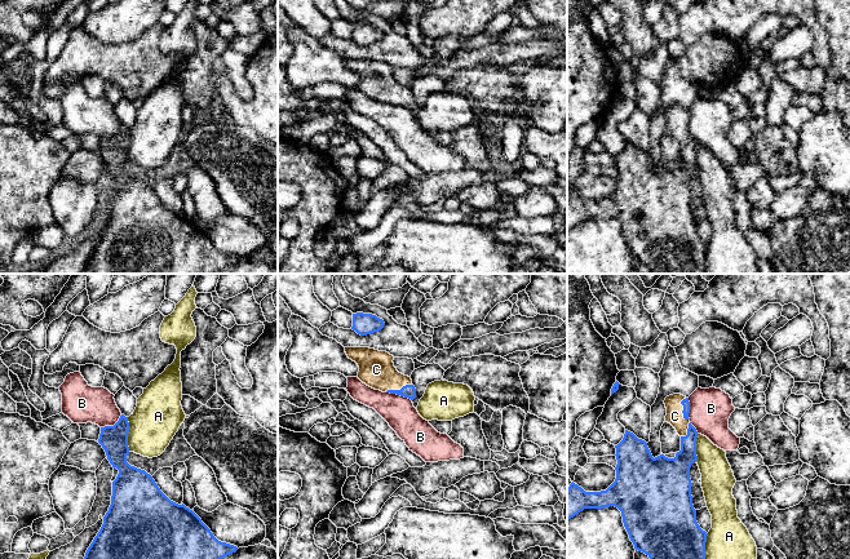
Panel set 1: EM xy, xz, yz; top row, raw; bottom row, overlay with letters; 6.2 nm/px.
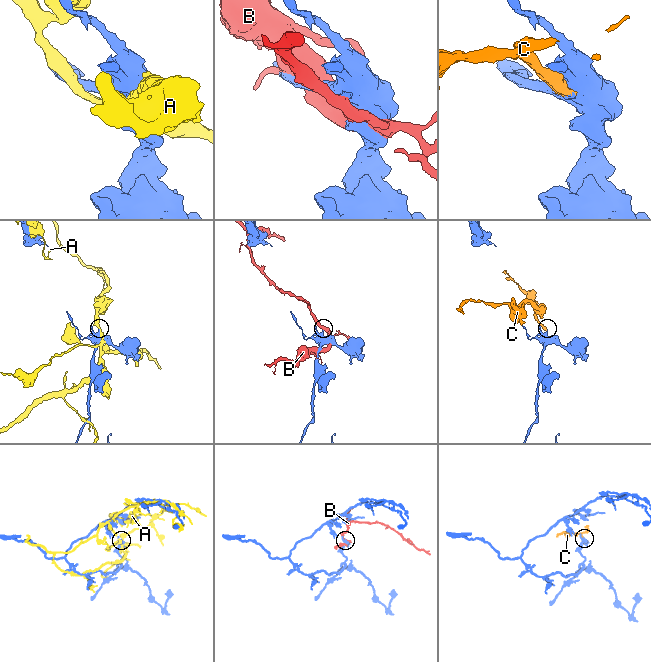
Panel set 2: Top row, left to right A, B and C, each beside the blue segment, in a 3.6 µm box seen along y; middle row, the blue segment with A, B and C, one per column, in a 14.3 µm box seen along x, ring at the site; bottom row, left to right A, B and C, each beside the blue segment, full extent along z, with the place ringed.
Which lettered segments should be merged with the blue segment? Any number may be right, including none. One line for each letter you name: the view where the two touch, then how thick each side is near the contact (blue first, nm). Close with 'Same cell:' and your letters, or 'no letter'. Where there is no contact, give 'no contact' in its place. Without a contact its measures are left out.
C: contact in yz; calibres 50 and 110 nm
Same cell: C

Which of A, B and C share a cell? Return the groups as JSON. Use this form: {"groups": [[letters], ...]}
{"groups": [["A"], ["B"], ["C"]]}

